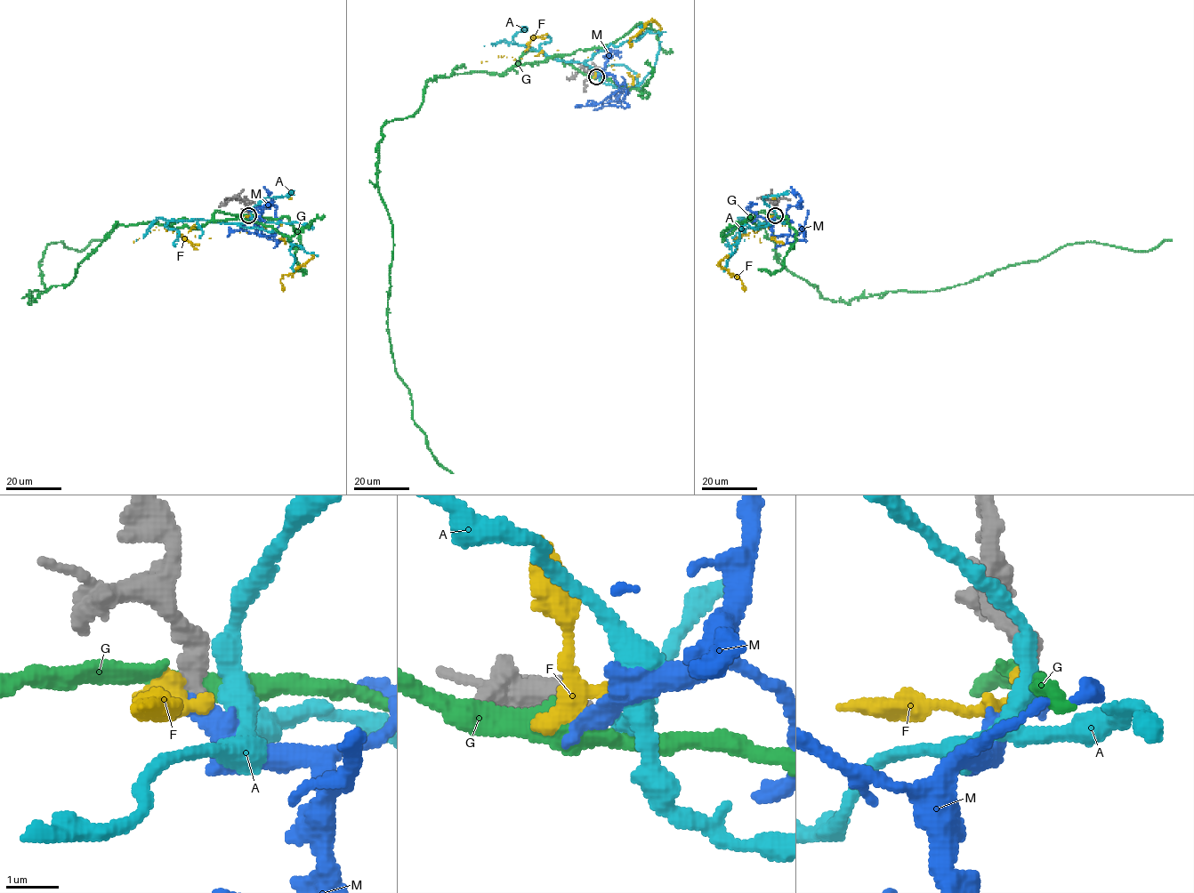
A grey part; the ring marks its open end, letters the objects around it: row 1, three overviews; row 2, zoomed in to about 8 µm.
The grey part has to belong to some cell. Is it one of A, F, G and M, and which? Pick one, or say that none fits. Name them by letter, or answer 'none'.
M

